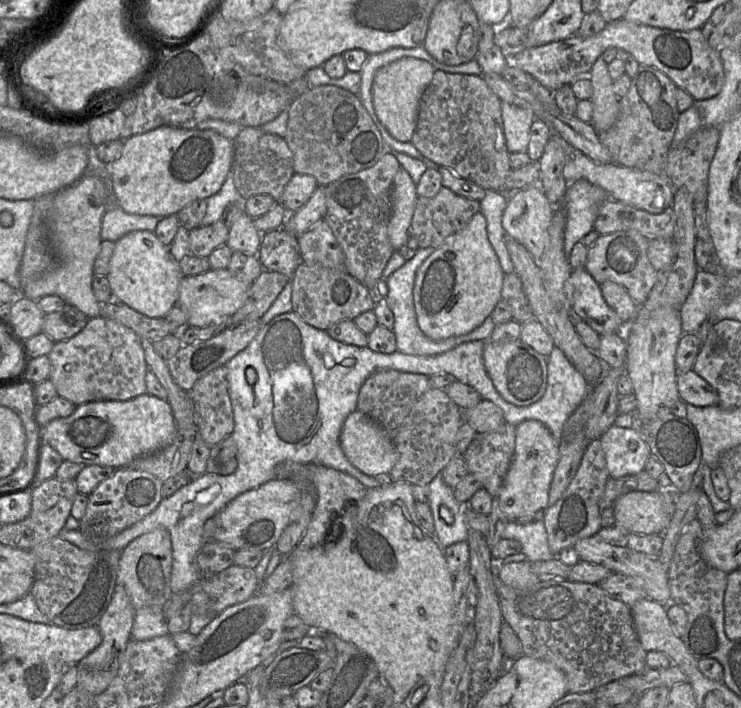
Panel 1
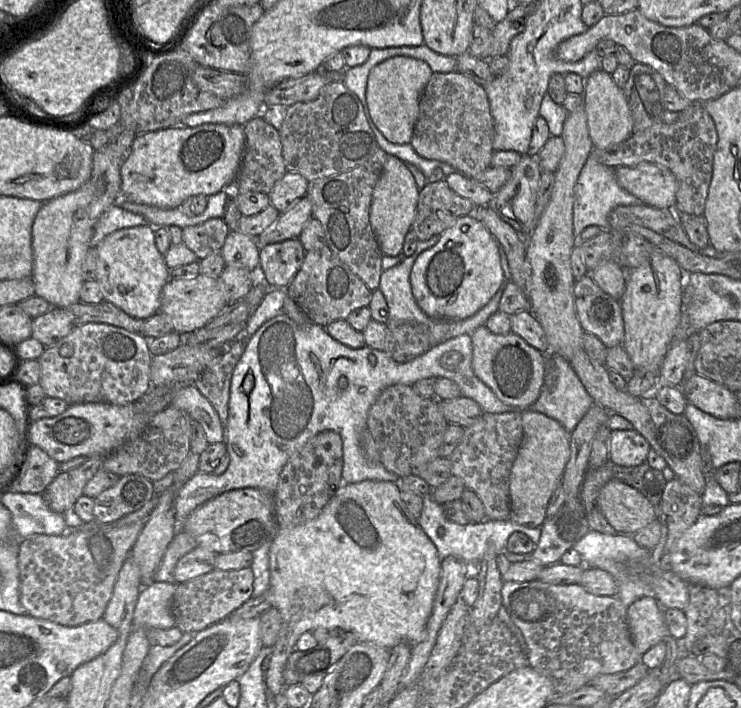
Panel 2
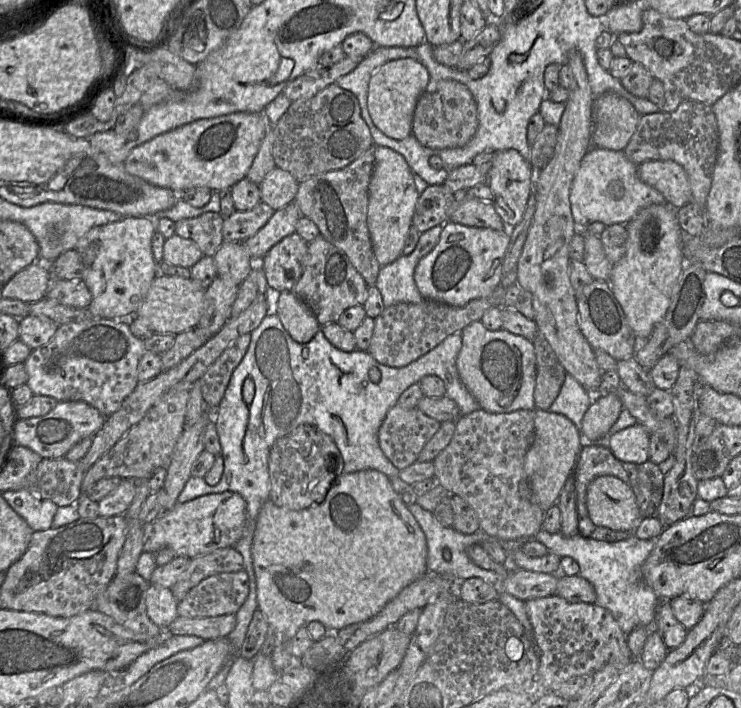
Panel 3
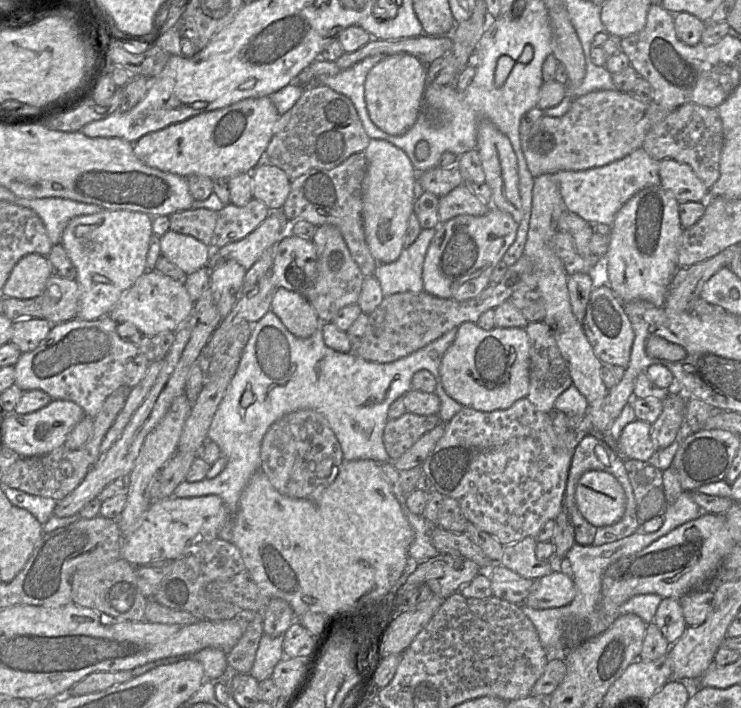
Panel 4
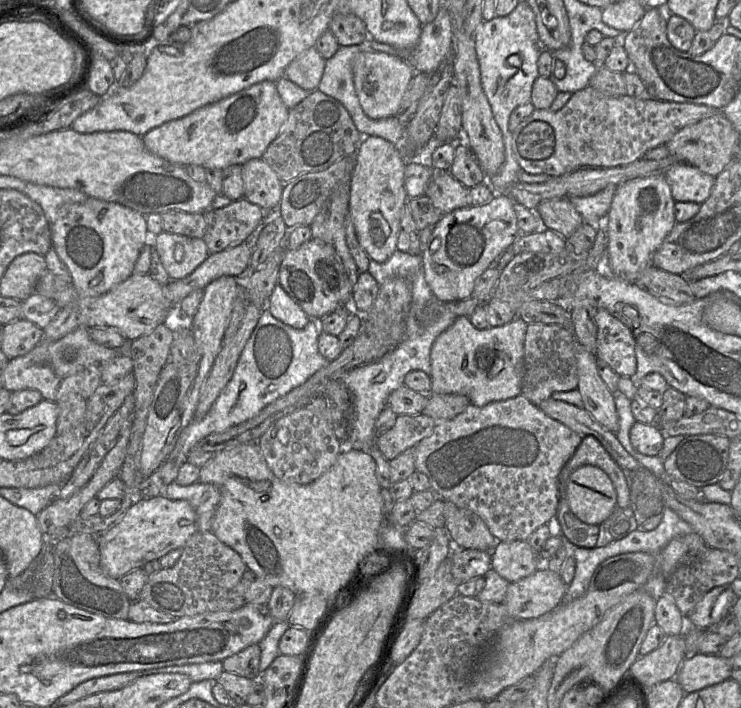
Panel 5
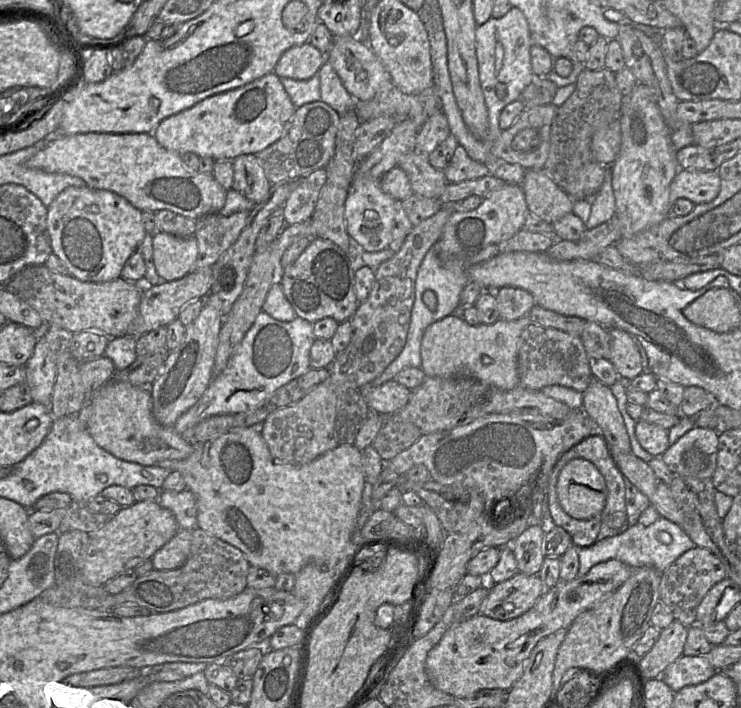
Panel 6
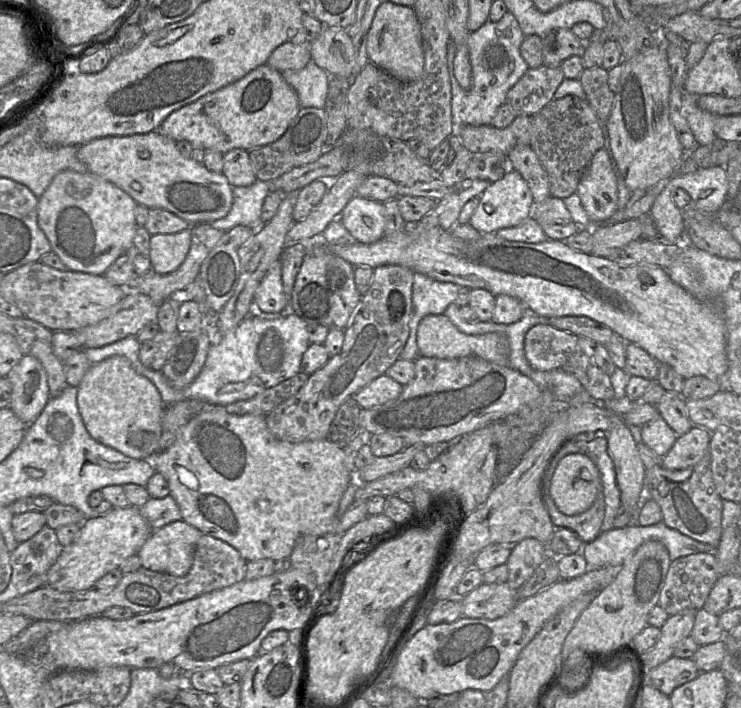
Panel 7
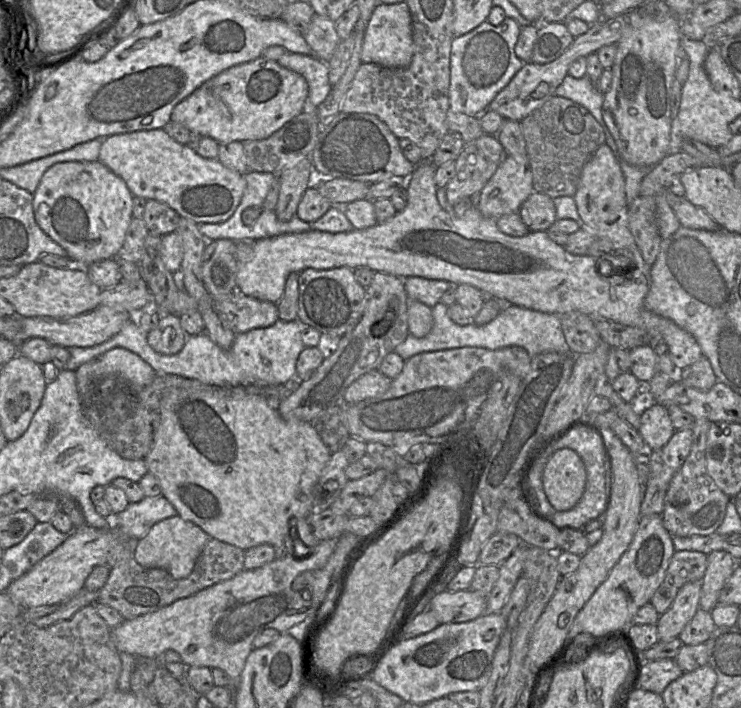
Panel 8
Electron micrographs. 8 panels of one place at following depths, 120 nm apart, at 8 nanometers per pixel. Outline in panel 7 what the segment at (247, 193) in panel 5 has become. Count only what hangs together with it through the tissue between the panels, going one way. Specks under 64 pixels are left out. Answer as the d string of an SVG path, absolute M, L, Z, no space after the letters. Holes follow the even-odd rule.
M236 148L223 154L223 171L232 187L248 187L257 176L247 150Z

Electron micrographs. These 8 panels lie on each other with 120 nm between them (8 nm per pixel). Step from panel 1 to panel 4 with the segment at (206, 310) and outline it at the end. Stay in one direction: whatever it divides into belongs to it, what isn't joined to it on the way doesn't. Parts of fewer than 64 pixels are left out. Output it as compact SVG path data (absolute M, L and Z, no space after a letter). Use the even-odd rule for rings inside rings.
M154 269L146 271L124 292L108 316L117 323L132 323L144 336L154 336L168 331L175 332L189 316L193 306L194 302L183 283Z

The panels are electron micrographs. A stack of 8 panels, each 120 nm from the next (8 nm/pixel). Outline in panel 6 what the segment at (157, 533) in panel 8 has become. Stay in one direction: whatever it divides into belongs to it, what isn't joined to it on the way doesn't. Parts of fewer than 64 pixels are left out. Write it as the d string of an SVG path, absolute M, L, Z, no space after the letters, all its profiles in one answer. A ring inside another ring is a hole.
M179 529L150 559L155 570L173 570L181 567L188 558L192 531Z

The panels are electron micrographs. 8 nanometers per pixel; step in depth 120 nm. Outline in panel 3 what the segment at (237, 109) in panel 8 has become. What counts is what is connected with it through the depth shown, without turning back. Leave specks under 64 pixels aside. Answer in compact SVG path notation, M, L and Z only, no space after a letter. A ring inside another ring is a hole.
M235 112L216 118L199 119L135 147L124 162L125 170L147 183L168 188L180 194L194 187L205 187L213 192L231 189L246 177L257 155L266 132L267 119L264 113Z

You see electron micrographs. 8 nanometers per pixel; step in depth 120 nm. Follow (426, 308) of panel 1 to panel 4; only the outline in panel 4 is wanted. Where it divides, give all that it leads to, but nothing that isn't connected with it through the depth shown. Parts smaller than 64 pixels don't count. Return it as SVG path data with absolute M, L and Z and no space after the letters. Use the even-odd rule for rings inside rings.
M493 206L482 216L459 215L440 223L424 260L424 291L455 301L478 296L491 284L490 275L515 241L518 225L509 213Z

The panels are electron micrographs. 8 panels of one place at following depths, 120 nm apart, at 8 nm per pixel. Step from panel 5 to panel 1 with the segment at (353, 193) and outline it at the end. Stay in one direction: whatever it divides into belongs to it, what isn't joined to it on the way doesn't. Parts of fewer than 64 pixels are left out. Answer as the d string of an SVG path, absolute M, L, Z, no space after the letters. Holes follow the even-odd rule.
M400 165L391 191L392 214L388 224L388 237L395 251L406 241L417 202L416 184Z

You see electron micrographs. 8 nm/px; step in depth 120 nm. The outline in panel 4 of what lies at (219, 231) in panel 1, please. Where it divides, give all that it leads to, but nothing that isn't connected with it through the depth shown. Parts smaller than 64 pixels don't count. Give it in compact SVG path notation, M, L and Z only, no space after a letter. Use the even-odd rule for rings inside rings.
M209 209L179 211L169 216L170 230L192 236L210 247L216 227L217 212Z

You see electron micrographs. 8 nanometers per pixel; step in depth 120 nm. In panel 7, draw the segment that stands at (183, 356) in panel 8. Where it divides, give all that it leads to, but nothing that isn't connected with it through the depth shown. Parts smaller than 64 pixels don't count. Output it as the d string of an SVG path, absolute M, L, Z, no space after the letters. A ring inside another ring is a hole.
M290 310L282 314L262 315L258 311L253 311L232 331L214 336L214 342L208 351L202 371L190 385L184 388L173 387L161 370L149 369L141 363L139 359L141 343L137 335L127 336L102 347L85 348L83 351L92 364L115 355L125 356L139 374L149 378L155 384L166 405L187 397L187 399L197 399L209 404L227 406L251 399L301 372L303 354L311 344L307 331L308 323Z

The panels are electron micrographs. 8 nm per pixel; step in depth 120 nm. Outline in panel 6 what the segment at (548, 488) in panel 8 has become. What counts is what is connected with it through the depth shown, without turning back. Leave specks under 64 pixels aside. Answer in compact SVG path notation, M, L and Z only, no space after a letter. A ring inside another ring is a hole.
M575 458L560 471L556 484L560 506L578 520L600 515L605 506L605 479L589 460Z

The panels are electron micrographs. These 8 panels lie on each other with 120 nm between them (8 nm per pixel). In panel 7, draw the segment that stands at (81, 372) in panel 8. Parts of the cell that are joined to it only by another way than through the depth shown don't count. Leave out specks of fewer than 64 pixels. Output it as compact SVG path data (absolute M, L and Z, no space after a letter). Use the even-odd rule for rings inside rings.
M115 355L92 364L77 389L80 415L87 431L97 442L135 459L151 460L160 452L162 415L166 404L155 384L139 374L128 358Z

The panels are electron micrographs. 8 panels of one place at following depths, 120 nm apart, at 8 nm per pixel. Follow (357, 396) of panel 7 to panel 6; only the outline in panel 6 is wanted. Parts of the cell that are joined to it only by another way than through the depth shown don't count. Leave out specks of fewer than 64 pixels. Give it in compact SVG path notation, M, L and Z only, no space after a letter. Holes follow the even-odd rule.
M396 380L387 381L380 386L370 386L368 383L361 389L371 412L385 417L403 408L411 396L411 390Z

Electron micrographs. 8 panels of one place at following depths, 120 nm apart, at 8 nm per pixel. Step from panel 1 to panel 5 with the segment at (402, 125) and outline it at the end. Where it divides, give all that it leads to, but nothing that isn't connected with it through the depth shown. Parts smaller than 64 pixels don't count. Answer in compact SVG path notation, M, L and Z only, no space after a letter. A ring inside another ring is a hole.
M361 52L353 61L354 86L364 113L375 120L396 117L416 71L405 59L377 52Z

